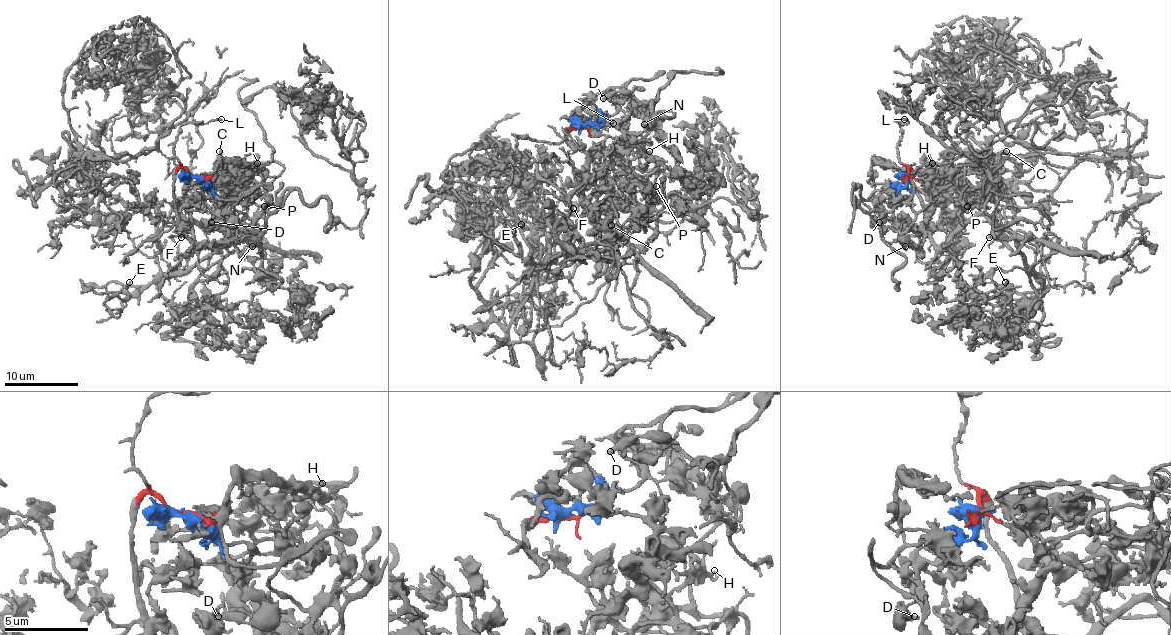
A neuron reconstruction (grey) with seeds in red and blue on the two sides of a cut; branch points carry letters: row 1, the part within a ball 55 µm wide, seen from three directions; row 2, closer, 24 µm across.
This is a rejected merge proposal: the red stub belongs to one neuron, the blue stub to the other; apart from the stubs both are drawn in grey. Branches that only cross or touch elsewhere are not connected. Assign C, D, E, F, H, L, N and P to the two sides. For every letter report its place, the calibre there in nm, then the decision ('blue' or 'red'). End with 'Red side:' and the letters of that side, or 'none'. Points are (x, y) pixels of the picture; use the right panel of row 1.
C: at (1006, 151); 180 nm thick; blue
D: at (879, 222); 380 nm thick; blue
E: at (1005, 282); 150 nm thick; red
F: at (989, 237); 140 nm thick; red
H: at (932, 163); 160 nm thick; blue
L: at (904, 119); 170 nm thick; red
N: at (905, 246); 320 nm thick; blue
P: at (967, 206); 130 nm thick; blue
Red side: E, F, L

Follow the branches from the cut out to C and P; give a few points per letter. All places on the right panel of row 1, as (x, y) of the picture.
C: (907, 177), (896, 197), (891, 194), (907, 199), (911, 175), (924, 164), (983, 166), (1001, 162), (1007, 151)
P: (907, 177), (896, 197), (891, 194), (907, 199), (911, 175), (920, 166), (951, 162), (951, 183), (968, 206)

